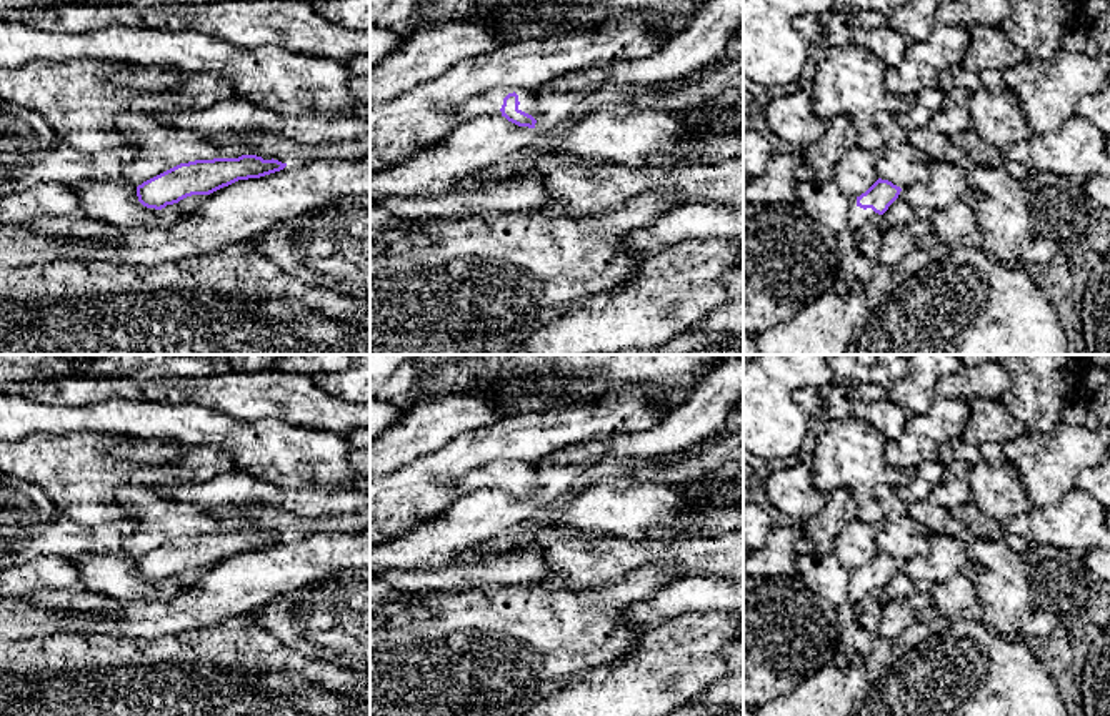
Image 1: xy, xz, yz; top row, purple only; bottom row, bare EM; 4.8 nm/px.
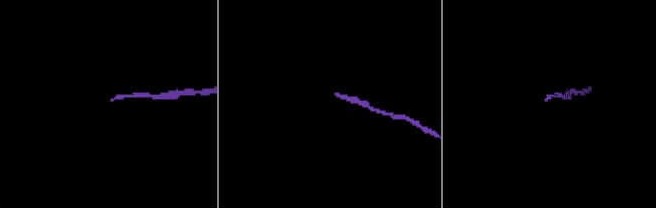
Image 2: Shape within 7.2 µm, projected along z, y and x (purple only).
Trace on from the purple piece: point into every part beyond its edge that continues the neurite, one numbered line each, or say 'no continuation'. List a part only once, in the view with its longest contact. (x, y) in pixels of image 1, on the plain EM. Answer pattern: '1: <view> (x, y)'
1: xz (487, 477)

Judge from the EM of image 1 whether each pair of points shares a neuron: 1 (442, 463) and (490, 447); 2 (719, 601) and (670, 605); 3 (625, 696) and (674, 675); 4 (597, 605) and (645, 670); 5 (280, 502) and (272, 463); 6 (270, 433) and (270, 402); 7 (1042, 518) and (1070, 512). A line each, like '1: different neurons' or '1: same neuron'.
1: same neuron
2: same neuron
3: same neuron
4: different neurons
5: different neurons
6: different neurons
7: same neuron

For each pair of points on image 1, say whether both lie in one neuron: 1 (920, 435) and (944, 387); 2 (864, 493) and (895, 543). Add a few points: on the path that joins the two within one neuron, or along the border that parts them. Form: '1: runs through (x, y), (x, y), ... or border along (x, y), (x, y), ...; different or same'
1: border along (937, 395), (967, 402); different
2: border along (884, 482), (874, 492), (882, 510), (880, 522); different

